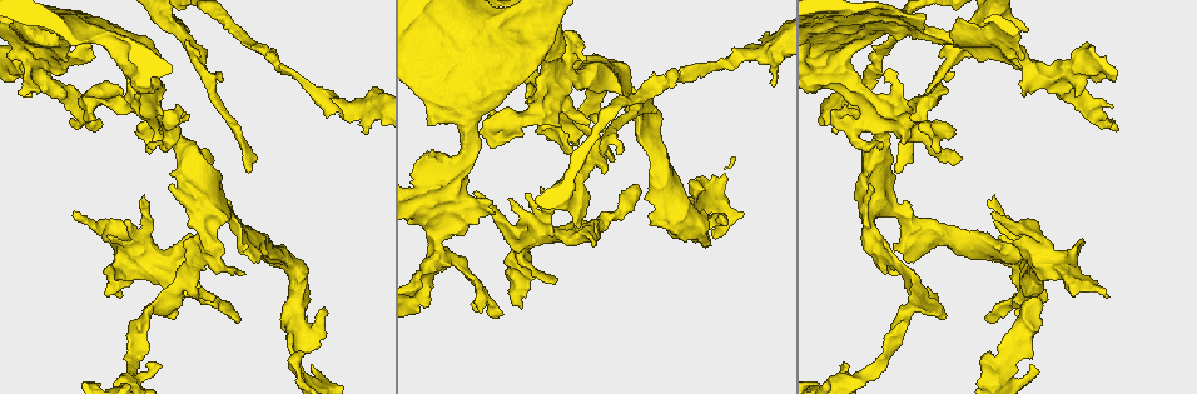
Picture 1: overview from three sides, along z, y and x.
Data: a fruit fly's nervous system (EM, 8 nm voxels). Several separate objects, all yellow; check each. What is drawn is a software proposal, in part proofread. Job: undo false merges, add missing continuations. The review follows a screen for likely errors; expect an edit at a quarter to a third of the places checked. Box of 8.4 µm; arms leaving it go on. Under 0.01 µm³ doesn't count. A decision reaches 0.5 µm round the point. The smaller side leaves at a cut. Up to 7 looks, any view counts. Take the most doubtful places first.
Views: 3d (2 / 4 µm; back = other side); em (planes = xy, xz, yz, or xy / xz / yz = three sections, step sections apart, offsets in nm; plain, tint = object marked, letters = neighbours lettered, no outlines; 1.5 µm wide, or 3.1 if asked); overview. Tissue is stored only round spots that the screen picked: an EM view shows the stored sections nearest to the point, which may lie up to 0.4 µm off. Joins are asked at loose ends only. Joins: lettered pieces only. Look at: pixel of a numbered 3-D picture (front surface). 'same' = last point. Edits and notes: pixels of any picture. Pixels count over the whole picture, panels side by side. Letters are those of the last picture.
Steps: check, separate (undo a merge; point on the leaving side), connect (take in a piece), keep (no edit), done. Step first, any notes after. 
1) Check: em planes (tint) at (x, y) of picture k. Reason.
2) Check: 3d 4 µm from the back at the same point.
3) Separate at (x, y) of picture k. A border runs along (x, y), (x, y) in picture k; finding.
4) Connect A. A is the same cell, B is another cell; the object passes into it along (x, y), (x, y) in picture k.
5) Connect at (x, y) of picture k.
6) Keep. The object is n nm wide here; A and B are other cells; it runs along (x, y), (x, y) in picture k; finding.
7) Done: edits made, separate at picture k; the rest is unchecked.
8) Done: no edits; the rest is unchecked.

Check: em planes (letters) at (992, 215) of picture 1.

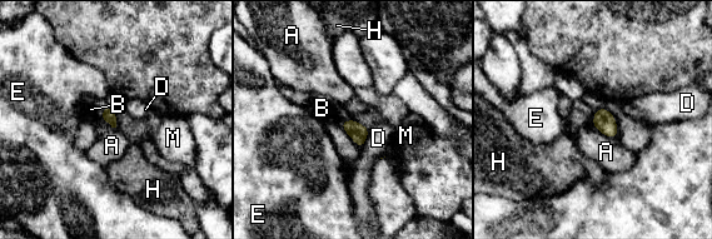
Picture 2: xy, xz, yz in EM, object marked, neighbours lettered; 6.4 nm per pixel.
Connect B. B is the same cell, A, D, E, H and M are other cells; the cell continues.

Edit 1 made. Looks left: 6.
Check: overview.

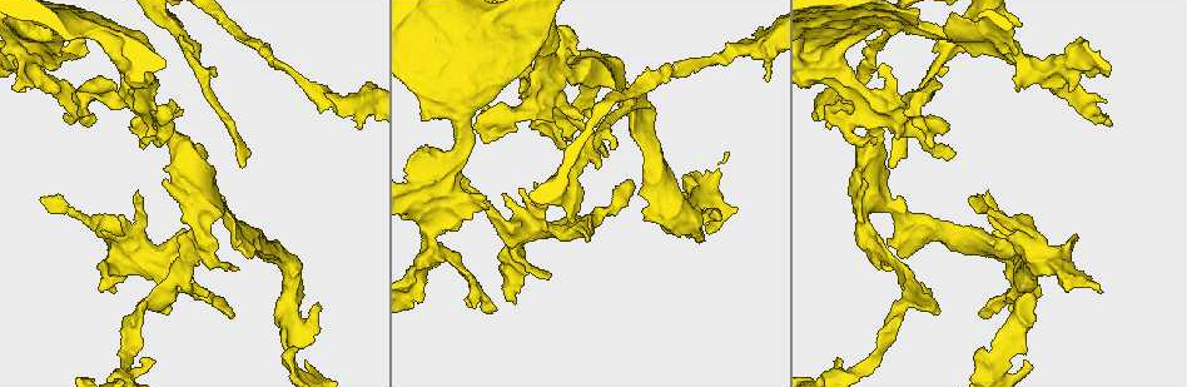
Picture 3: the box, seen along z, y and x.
Check: em xy step 8 (letters) at (993, 346) of picture 3. Free end.

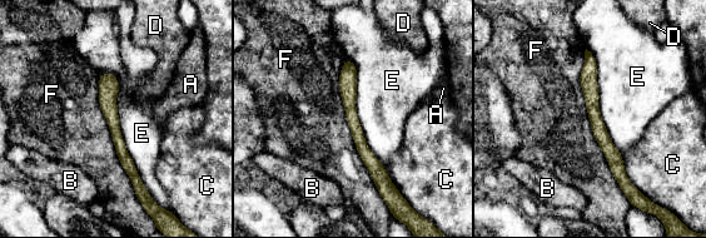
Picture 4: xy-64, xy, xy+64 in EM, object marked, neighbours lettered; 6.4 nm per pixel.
Check: em planes (letters) at the same point.

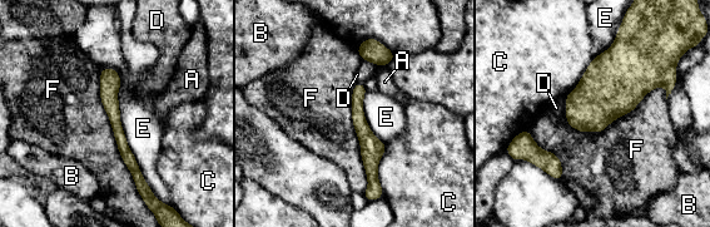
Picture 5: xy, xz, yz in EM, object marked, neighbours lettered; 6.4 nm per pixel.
Keep. A, B, C, D, E and F are other cells; a border runs along (566, 97), (565, 117) in picture 5; none of them fits.

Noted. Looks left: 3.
Check: 3d 2 µm from the back at (413, 152) of picture 3. Branch stops here.

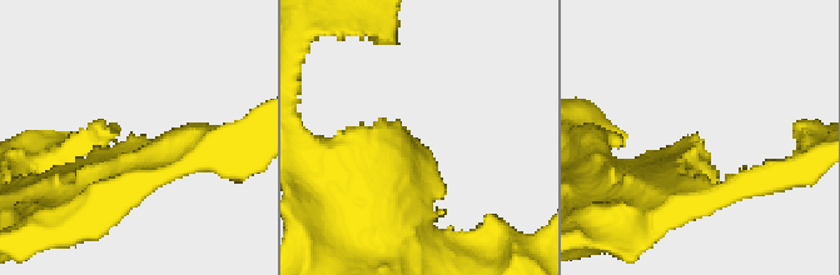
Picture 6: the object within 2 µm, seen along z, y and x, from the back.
Check: em planes (plain) at (694, 135) of picture 6.

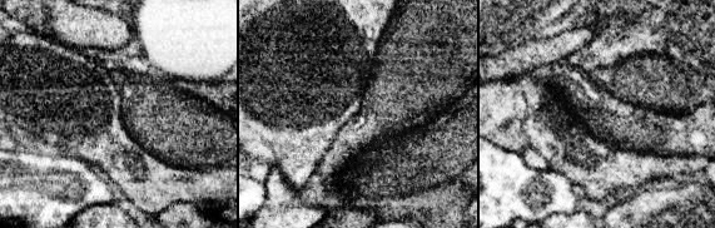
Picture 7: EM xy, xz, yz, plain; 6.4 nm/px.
Check: em planes (letters) at the same point.

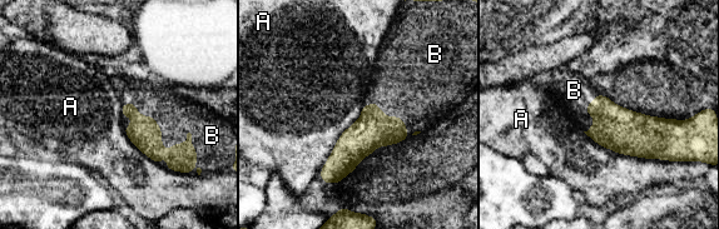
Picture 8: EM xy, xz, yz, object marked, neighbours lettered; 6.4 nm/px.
Connect B. B is the same cell, A is another cell; it goes on there.

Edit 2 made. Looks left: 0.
Done: edits made, connect at picture 2, connect at picture 8; the rest is unchecked.

